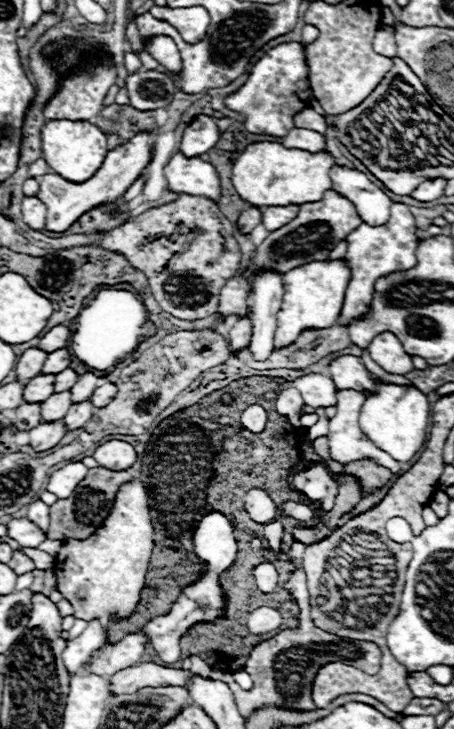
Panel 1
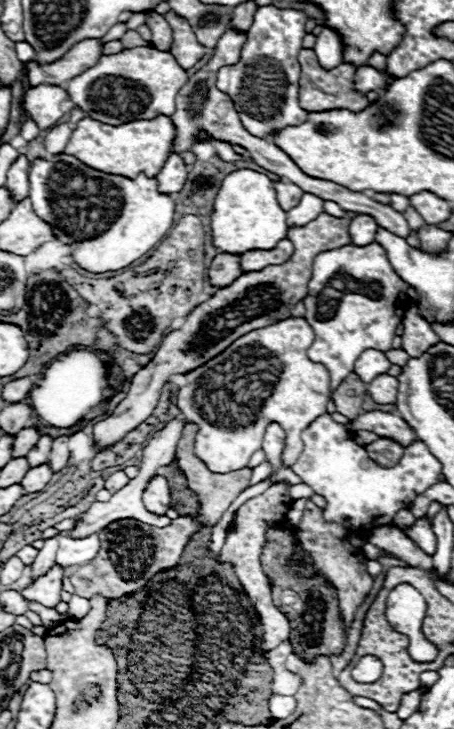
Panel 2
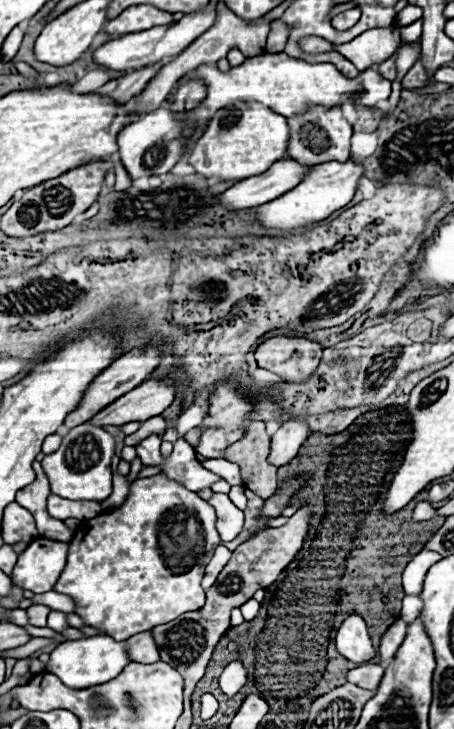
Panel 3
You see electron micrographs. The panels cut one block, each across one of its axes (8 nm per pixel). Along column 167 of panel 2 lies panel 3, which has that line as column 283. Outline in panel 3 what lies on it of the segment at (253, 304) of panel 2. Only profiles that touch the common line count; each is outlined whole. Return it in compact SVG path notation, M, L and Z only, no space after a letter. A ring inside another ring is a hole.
M276 336L262 342L256 350L260 368L266 368L282 378L282 382L304 382L318 368L322 346L306 338Z

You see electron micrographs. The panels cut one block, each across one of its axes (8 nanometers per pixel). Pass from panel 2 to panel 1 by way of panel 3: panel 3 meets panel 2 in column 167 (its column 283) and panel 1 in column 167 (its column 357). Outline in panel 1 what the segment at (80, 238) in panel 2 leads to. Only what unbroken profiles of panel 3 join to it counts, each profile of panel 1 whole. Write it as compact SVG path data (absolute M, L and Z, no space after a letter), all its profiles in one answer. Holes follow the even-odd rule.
M180 152L174 154L164 166L164 178L168 182L168 190L174 194L206 194L214 200L220 196L220 178L216 168L198 156L186 158Z

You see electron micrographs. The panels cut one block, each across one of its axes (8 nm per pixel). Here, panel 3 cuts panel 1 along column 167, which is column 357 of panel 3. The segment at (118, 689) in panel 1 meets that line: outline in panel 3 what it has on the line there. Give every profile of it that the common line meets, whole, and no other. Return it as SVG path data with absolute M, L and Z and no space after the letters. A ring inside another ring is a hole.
M366 662L366 664L358 666L358 668L348 670L346 680L356 684L356 686L360 686L360 688L364 688L364 690L376 690L380 680L382 680L382 676L384 676L384 668L382 666Z

